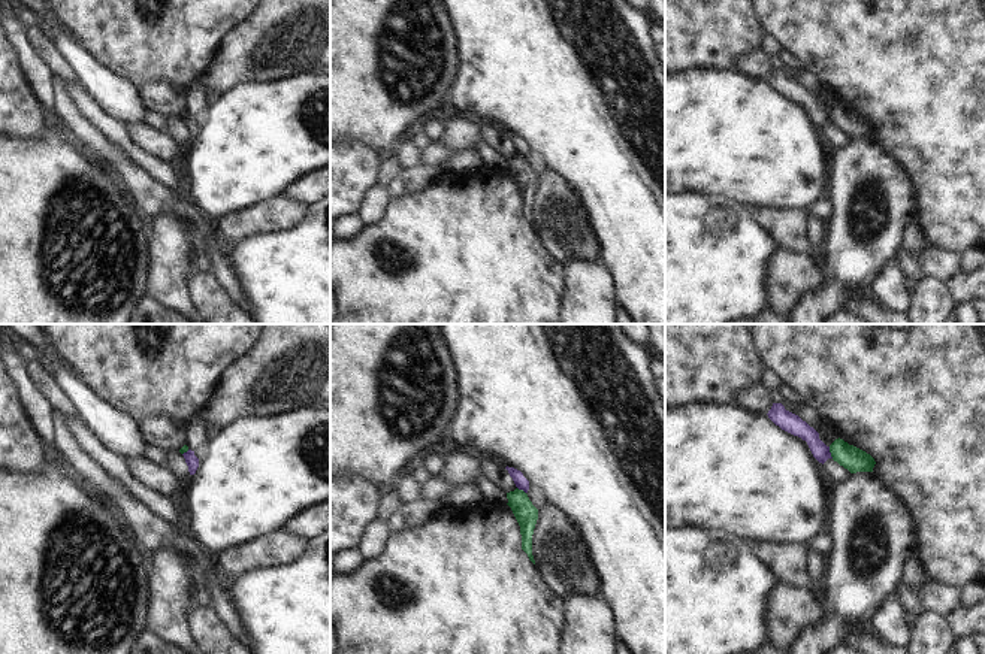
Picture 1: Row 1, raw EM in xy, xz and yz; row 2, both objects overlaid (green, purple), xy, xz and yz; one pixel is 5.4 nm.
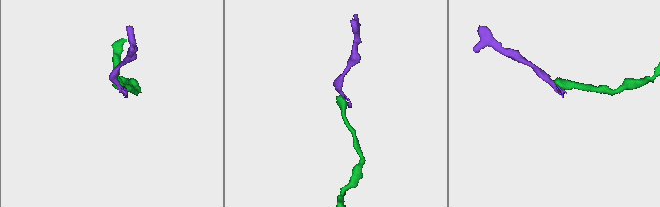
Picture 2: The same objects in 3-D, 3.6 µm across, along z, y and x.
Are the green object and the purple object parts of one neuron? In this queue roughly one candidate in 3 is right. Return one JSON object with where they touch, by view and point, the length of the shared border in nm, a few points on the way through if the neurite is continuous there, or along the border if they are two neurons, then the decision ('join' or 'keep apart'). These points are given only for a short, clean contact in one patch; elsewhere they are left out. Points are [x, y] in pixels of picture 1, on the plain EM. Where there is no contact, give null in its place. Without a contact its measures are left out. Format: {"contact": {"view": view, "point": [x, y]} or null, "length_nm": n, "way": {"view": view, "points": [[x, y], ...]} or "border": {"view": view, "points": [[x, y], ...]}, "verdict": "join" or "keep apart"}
{"contact": {"view": "yz", "point": [830, 117]}, "length_nm": 70, "border": {"view": "yz", "points": [[828, 112], [833, 123]]}, "verdict": "keep apart"}

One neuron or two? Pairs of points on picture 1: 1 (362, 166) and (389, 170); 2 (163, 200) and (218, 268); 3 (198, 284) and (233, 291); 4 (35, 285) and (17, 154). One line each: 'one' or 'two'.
1: two
2: one
3: two
4: one

